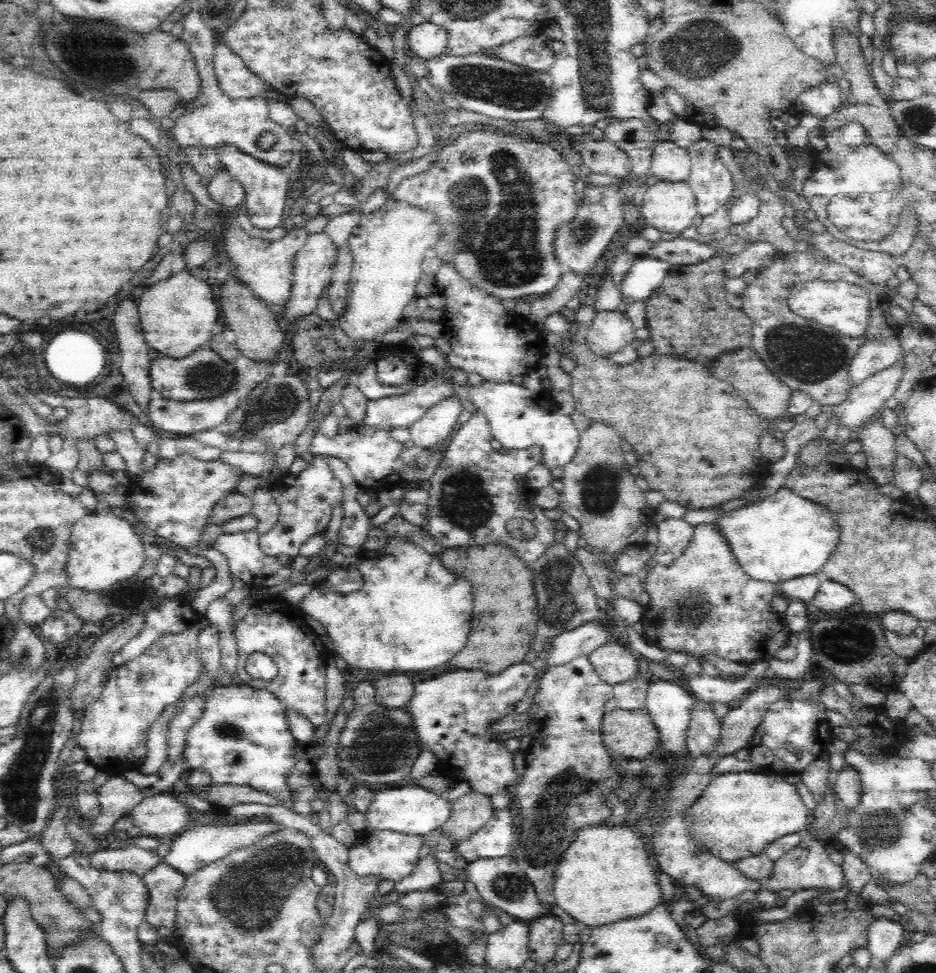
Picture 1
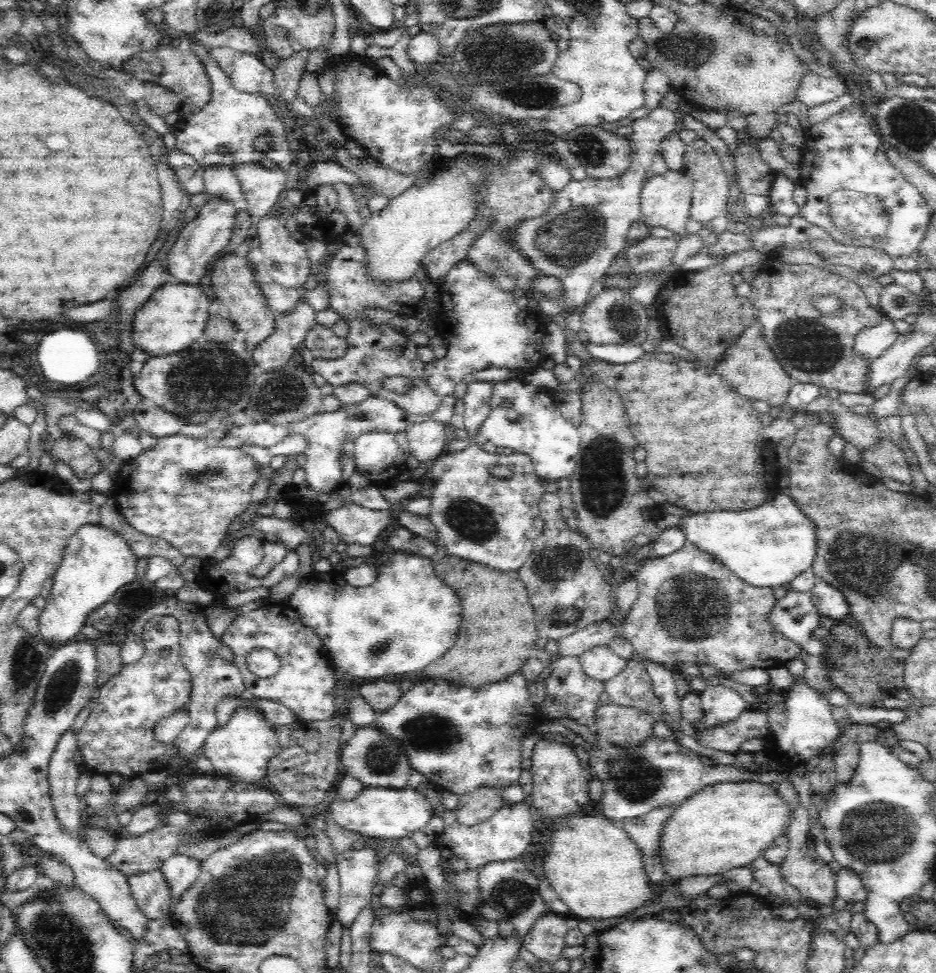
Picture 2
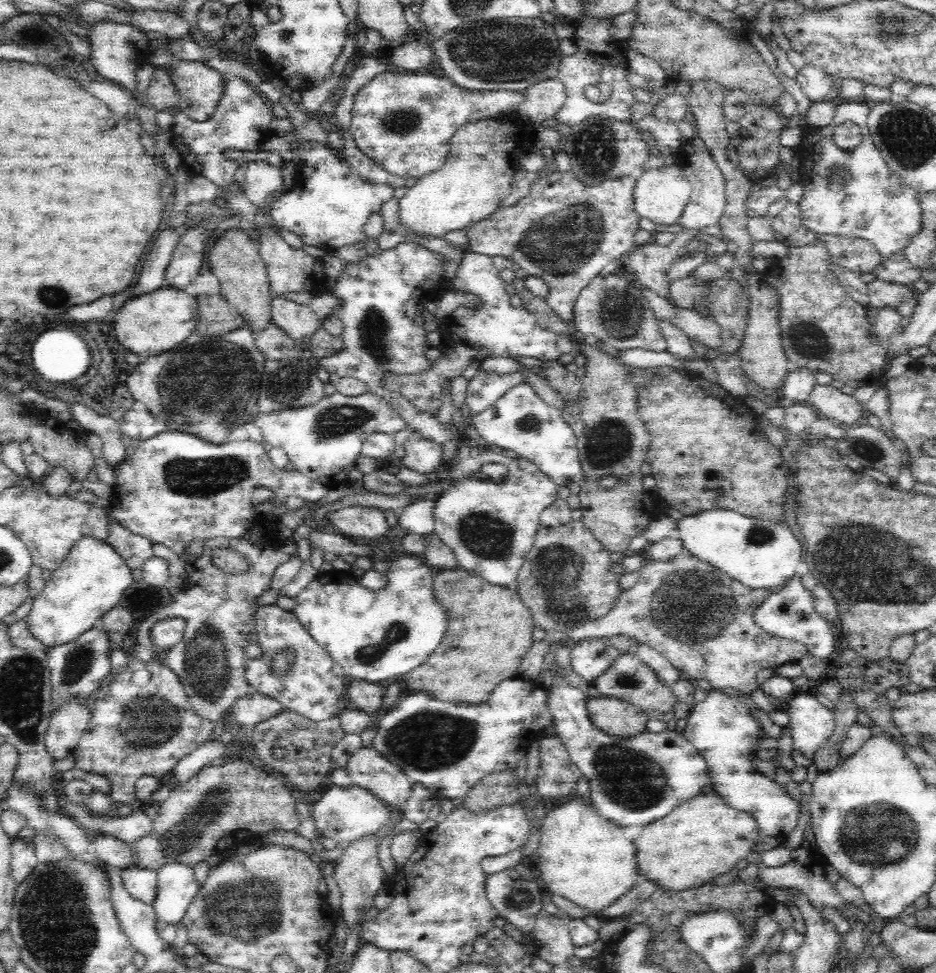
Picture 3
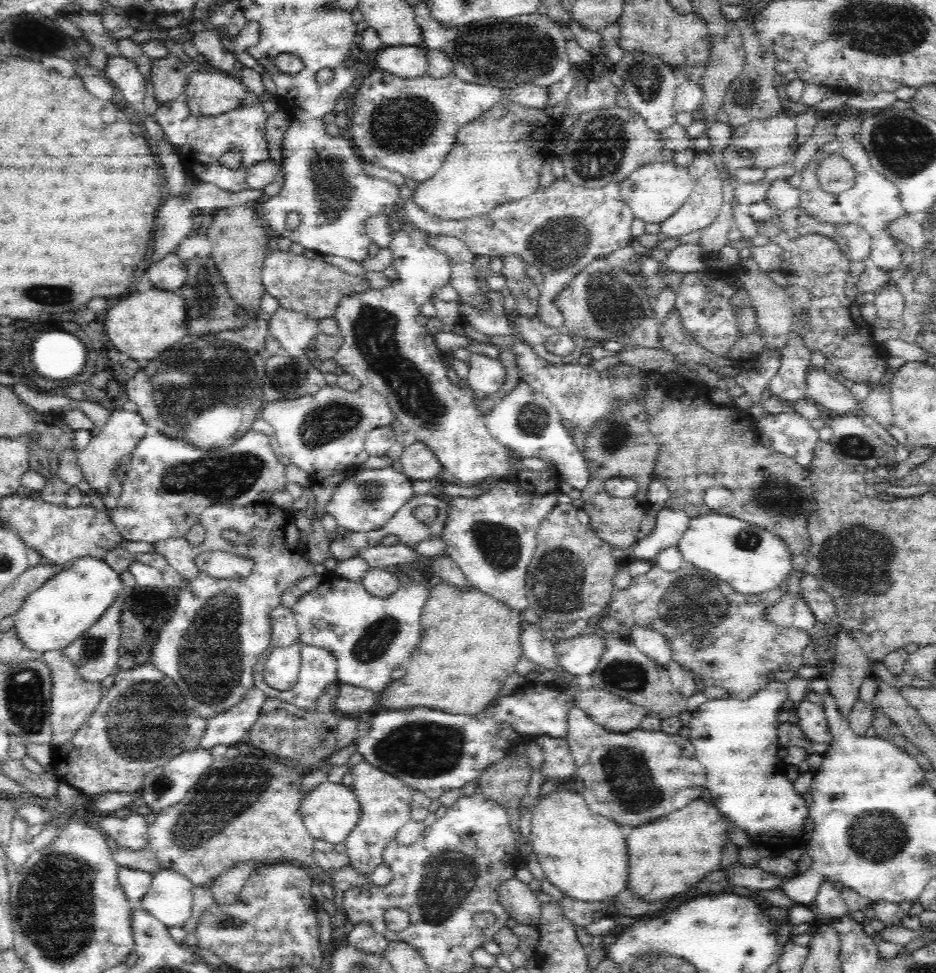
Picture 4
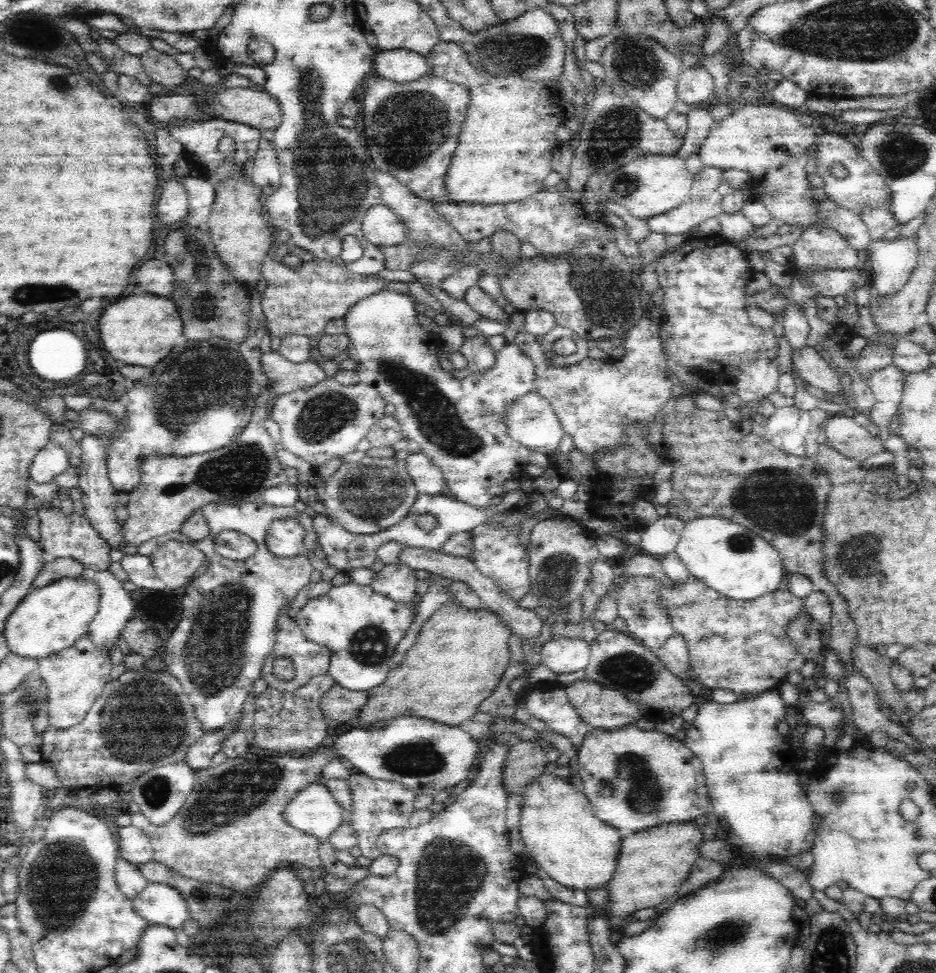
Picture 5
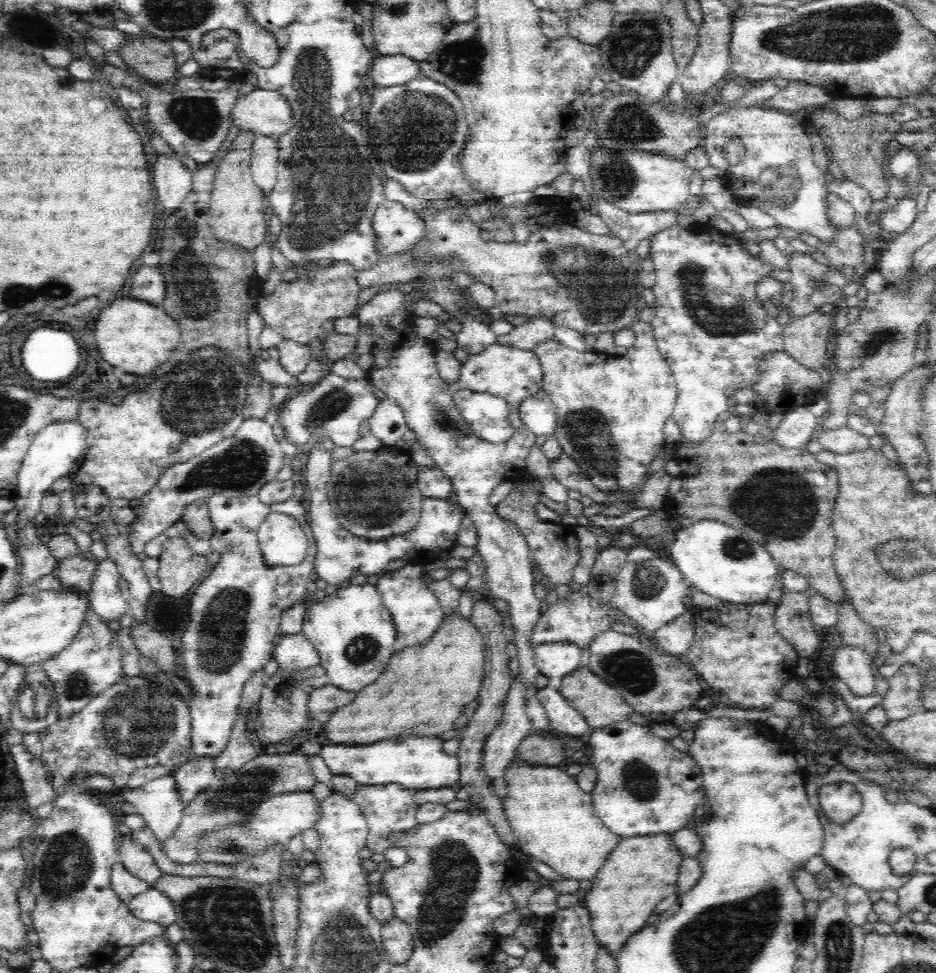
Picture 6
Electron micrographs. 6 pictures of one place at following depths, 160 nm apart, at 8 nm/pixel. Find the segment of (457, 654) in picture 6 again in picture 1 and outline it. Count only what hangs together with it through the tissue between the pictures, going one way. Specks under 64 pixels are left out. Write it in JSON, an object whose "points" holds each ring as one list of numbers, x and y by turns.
{"points":[[486,542,454,546,438,556,442,565,457,576,464,576,473,586,474,620,466,648,454,656,454,666,460,670,500,672,510,665,522,663,535,637,537,601,532,566,516,556,511,546,502,542]]}

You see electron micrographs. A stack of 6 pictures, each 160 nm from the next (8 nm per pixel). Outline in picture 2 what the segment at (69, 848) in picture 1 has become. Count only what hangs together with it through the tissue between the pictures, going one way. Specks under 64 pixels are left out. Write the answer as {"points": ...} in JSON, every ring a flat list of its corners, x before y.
{"points":[[68,729,54,751,48,767,48,780,51,799,56,820,60,829,70,834,78,832,83,801,76,792,77,780,80,774,79,765,74,763,78,752,76,733]]}

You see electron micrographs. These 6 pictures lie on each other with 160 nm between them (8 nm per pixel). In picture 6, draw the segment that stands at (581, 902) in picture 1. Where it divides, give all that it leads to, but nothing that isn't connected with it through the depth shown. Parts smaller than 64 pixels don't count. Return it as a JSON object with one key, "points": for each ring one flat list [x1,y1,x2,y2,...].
{"points":[[513,760,507,768,505,779,508,792,503,809,519,850,535,861,546,863,562,879,593,882,622,838,604,828,605,825,596,818,590,793,582,791,575,777,569,776,564,767,536,766]]}

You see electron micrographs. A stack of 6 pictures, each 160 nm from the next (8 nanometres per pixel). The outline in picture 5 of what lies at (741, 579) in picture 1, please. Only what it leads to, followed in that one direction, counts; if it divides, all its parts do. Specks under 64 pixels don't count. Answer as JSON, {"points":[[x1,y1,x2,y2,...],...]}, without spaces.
{"points":[[688,574,684,582,660,583,658,603,666,609,673,631,686,641,688,662,694,679,709,690,725,688,732,690,738,700,754,699,760,692,780,687,790,672,800,672,807,662,789,639,789,626,803,610,803,599,789,590,775,590,754,600,734,600,716,592,702,580]]}

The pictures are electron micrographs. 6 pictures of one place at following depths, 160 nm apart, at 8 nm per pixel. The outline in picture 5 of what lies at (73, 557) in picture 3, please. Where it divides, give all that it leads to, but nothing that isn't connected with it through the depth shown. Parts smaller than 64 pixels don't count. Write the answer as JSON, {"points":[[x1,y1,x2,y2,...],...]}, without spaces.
{"points":[[90,572,80,574,80,576,66,576,52,582,52,584,30,591,24,596,4,625,3,633,8,641,9,650,13,650,20,656,41,659,74,646,77,640,86,635,92,619,99,611,101,603,101,588,93,577,89,575,91,575]]}

